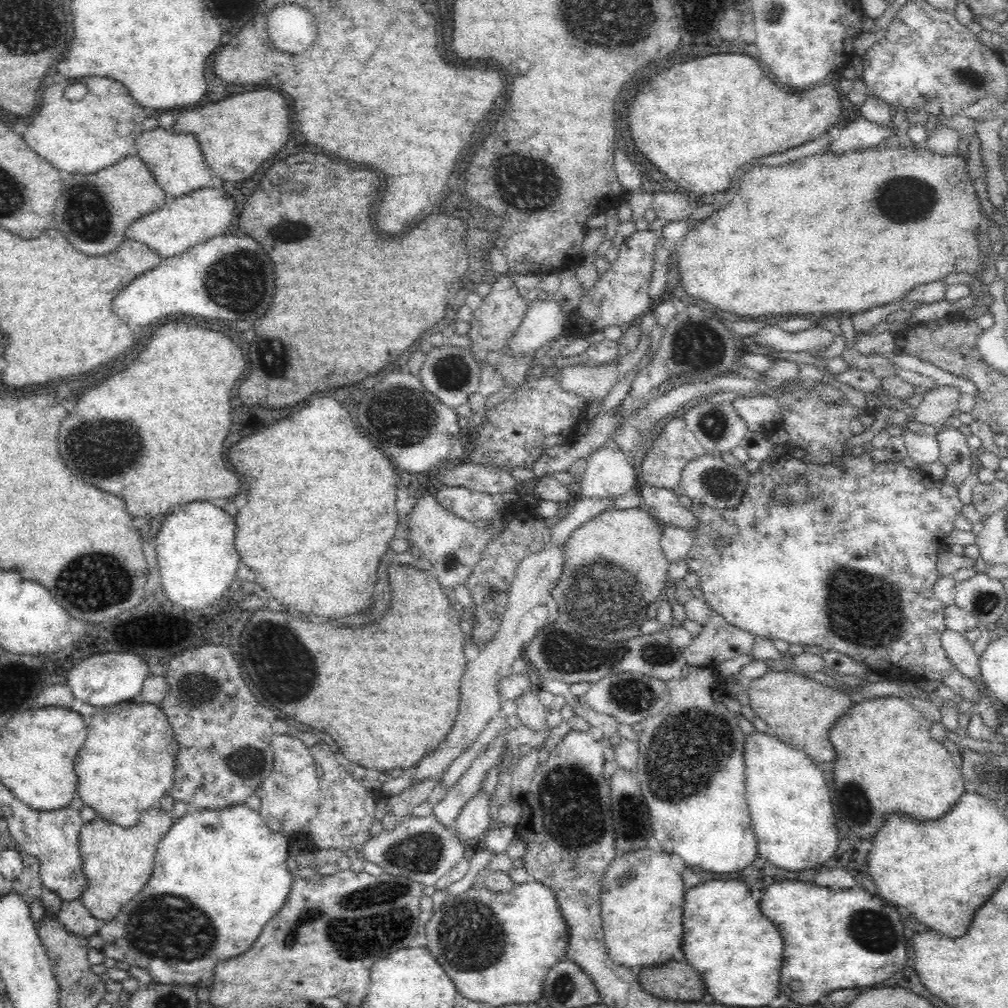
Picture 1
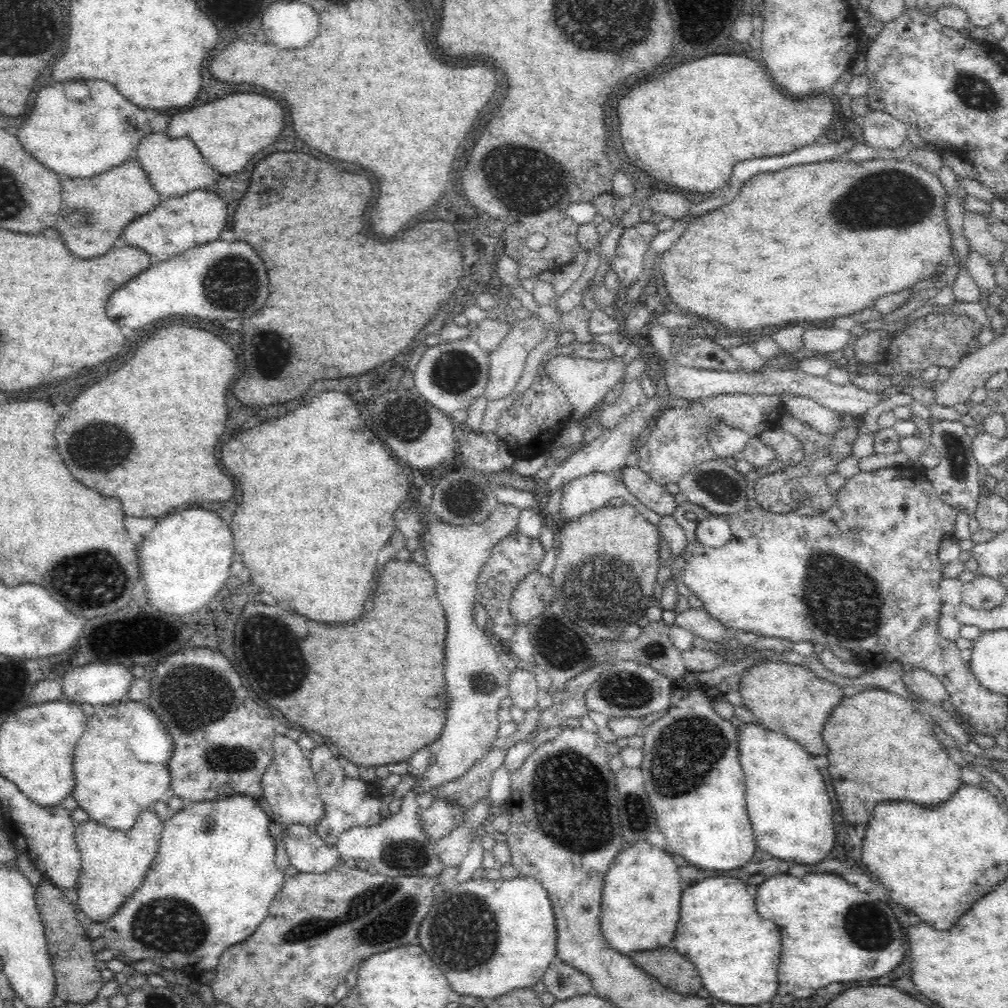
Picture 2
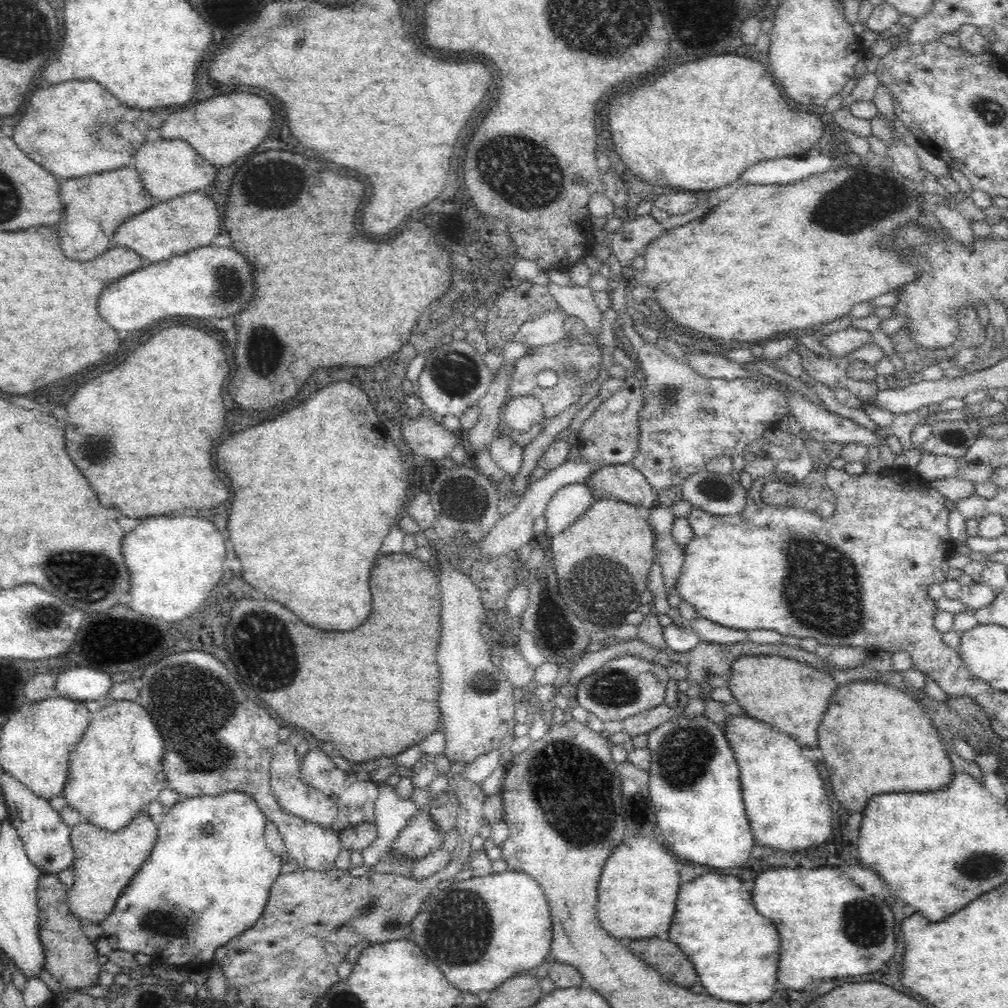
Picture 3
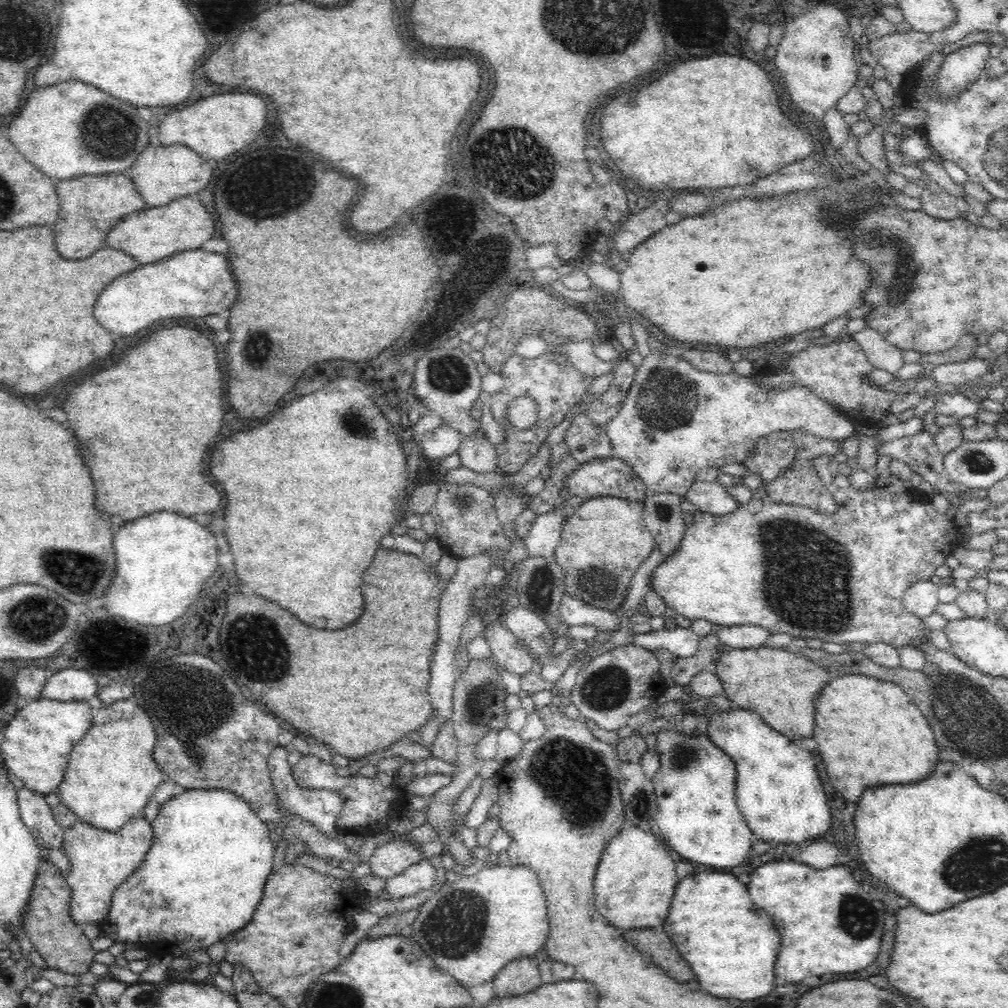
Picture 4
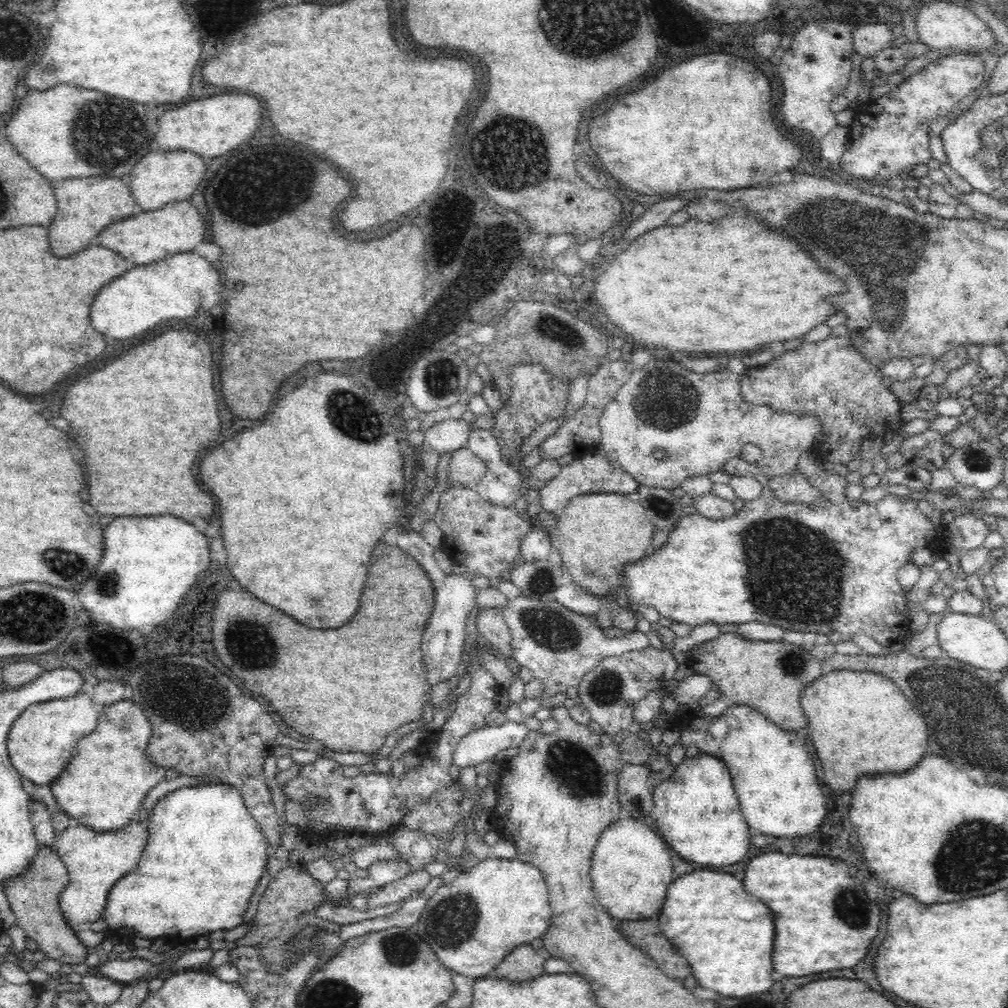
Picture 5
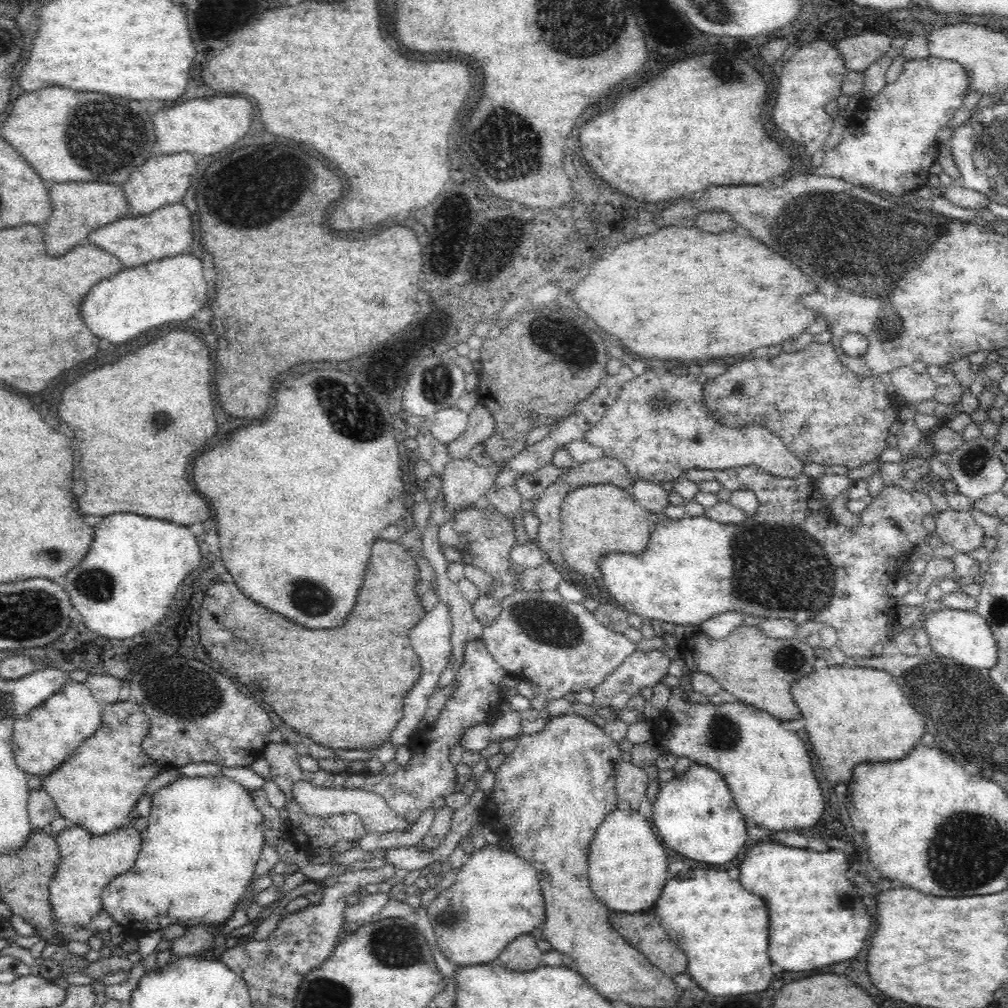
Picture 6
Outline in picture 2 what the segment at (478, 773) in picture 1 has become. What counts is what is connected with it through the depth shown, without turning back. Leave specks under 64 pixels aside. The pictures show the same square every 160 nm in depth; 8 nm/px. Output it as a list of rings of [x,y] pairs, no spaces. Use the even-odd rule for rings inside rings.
[[[436,799],[426,809],[418,810],[418,819],[422,831],[436,842],[457,828],[464,812],[465,810],[456,803]]]

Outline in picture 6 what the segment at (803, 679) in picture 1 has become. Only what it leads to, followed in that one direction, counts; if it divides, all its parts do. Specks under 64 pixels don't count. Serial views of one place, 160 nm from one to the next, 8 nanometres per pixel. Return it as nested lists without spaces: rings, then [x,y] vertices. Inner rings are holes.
[[[743,623],[724,638],[693,635],[689,639],[689,649],[692,656],[686,656],[684,662],[691,673],[710,675],[718,681],[727,697],[765,710],[779,720],[792,720],[800,716],[801,712],[790,693],[790,684],[810,674],[816,658],[814,649],[803,640],[770,638],[759,625]]]

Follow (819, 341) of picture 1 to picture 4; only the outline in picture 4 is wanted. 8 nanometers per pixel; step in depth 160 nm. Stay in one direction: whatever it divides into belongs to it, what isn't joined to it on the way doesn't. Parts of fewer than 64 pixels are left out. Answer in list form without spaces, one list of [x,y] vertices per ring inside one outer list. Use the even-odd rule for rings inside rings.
[[[865,327],[851,337],[860,344],[874,368],[888,371],[893,376],[906,364],[904,353],[898,347],[882,339],[876,329]]]

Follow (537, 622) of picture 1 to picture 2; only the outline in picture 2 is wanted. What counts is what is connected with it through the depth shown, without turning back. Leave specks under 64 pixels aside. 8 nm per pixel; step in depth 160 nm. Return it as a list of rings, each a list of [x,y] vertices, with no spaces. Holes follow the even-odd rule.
[[[532,571],[530,574],[527,574],[514,589],[510,599],[510,612],[512,616],[518,620],[518,623],[524,622],[527,624],[530,618],[538,616],[552,600],[555,600],[554,594],[555,588],[553,587],[550,577],[544,577],[544,575],[540,575],[538,571]]]

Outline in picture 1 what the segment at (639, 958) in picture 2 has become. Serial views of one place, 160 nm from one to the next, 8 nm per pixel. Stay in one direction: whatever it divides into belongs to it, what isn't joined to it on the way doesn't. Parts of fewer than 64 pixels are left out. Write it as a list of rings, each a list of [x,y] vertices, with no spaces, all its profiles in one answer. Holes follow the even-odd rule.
[[[670,960],[658,966],[644,966],[635,970],[646,992],[666,1000],[700,1000],[706,986],[700,974],[686,962]]]

